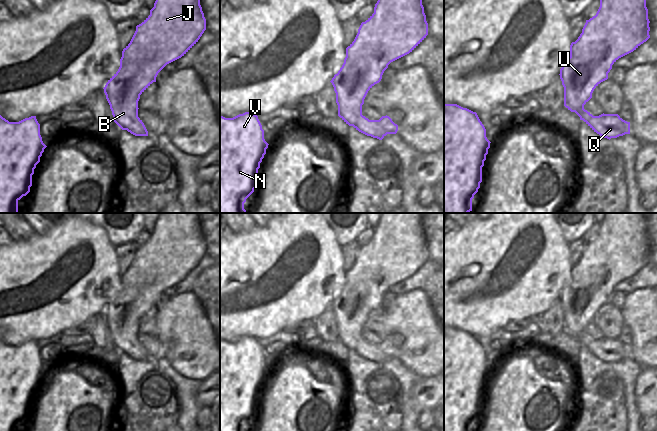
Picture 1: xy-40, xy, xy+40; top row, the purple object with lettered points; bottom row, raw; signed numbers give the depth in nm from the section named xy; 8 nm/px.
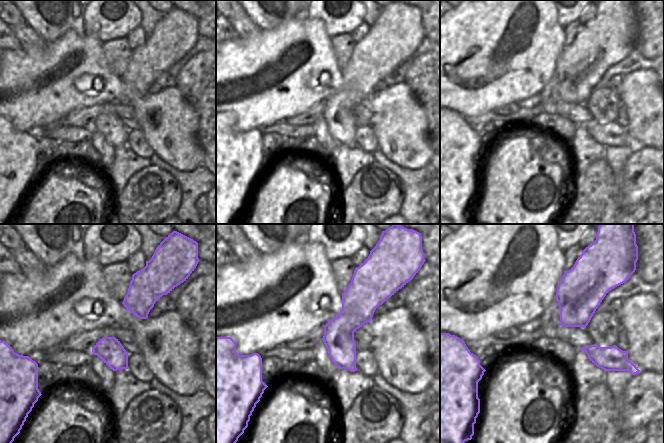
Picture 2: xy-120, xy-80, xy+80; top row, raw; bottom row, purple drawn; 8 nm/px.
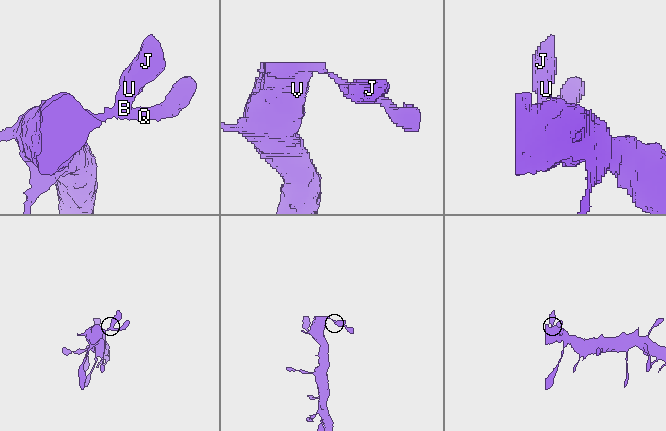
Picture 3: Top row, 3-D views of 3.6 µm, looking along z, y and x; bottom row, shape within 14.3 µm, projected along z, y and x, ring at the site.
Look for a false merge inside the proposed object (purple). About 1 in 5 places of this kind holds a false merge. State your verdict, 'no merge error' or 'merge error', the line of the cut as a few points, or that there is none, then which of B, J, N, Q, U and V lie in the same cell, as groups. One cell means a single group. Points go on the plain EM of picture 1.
no merge error; cut none; groups B J N Q U V

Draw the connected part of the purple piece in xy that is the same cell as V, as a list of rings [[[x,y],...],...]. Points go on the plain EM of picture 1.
[[[245,336],[233,342],[225,342],[220,339],[220,431],[244,431],[246,423],[256,412],[258,393],[268,369],[257,339],[251,336]]]

